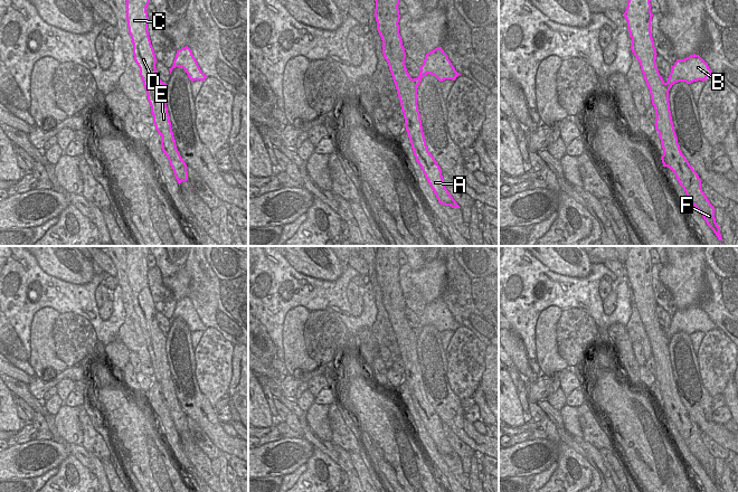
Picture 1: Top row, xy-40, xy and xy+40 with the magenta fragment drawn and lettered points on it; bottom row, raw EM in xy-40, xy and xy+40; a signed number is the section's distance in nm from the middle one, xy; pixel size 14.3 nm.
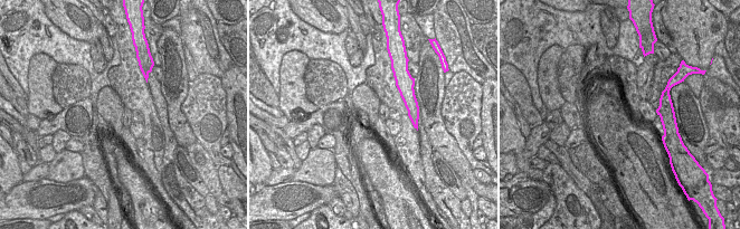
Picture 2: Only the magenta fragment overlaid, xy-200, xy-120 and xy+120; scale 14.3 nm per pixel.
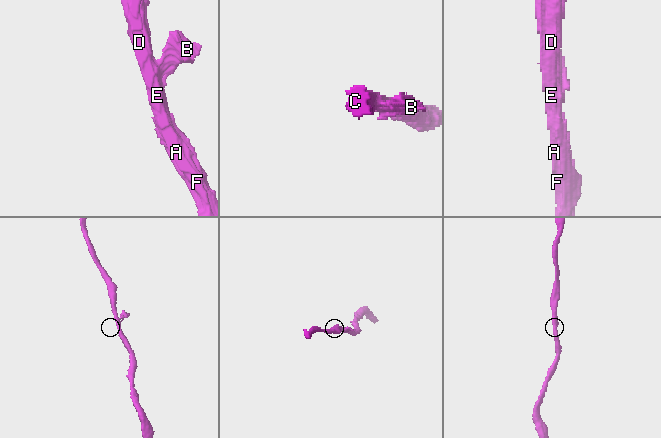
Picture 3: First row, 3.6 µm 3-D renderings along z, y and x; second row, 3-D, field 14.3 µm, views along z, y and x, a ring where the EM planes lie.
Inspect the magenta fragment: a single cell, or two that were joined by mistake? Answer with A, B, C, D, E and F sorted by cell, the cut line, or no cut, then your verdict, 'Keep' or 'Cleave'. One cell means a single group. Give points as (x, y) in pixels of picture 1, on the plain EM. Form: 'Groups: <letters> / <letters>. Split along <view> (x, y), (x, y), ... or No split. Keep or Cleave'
Groups: A C D E F / B. Split along xy (413, 330), (416, 337). Cleave.

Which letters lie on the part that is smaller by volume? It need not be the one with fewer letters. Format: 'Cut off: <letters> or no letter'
Cut off: B.

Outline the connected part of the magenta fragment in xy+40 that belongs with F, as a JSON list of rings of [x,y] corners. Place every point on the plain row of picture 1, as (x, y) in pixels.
[[[627,246],[628,253],[624,267],[627,272],[631,301],[640,313],[646,335],[650,340],[652,356],[656,370],[655,380],[659,382],[663,406],[663,417],[670,418],[680,436],[685,442],[691,454],[700,462],[707,475],[713,481],[719,491],[722,491],[720,477],[716,473],[715,457],[710,454],[701,439],[701,429],[682,405],[674,381],[670,353],[669,339],[656,318],[656,301],[651,283],[651,249],[653,246]]]

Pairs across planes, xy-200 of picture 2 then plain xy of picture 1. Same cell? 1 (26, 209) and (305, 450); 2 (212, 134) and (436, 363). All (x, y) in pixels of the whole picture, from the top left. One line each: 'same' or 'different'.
1: same
2: different

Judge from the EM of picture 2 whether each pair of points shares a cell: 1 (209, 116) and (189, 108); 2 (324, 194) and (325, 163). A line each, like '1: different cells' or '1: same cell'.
1: same cell
2: different cells

